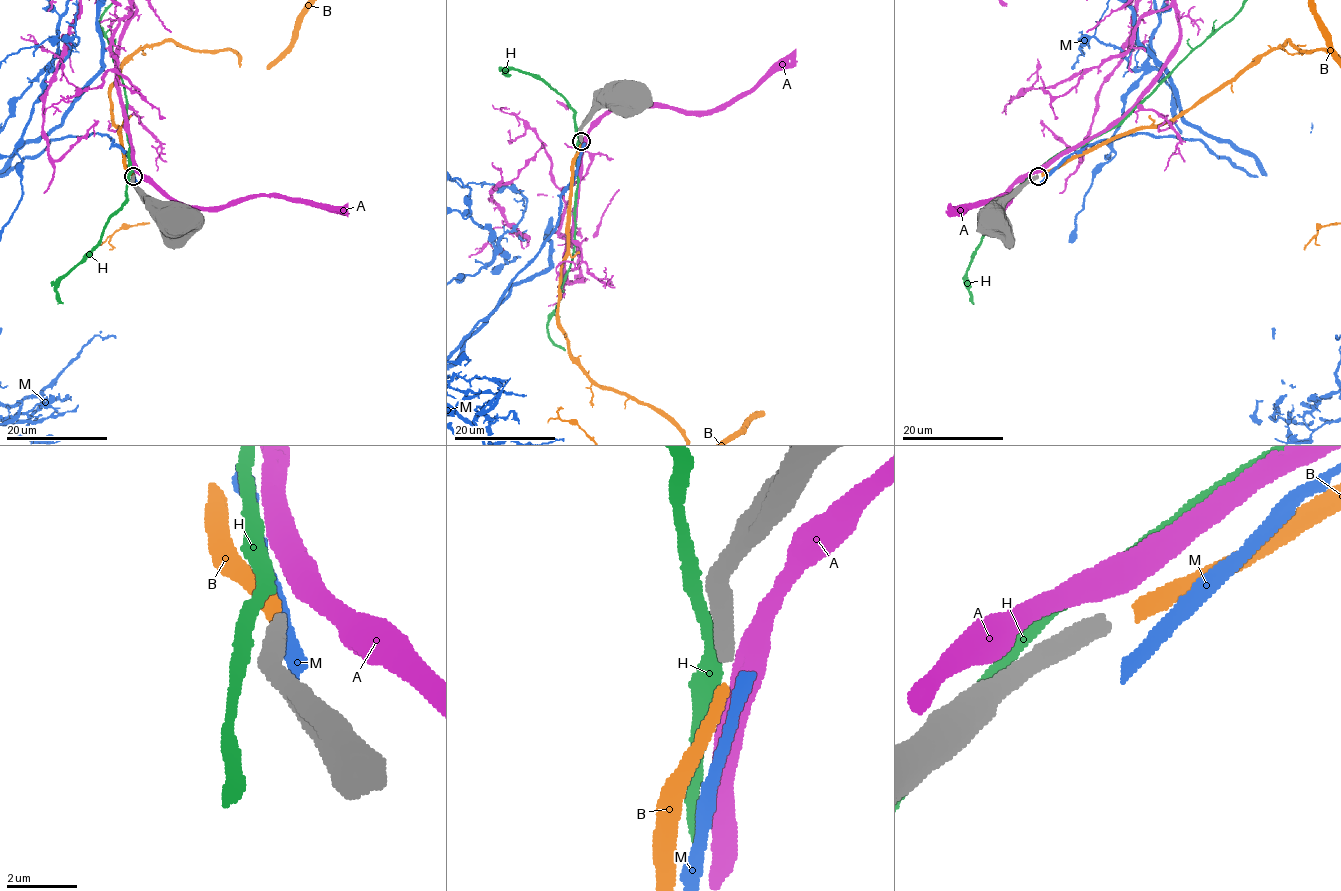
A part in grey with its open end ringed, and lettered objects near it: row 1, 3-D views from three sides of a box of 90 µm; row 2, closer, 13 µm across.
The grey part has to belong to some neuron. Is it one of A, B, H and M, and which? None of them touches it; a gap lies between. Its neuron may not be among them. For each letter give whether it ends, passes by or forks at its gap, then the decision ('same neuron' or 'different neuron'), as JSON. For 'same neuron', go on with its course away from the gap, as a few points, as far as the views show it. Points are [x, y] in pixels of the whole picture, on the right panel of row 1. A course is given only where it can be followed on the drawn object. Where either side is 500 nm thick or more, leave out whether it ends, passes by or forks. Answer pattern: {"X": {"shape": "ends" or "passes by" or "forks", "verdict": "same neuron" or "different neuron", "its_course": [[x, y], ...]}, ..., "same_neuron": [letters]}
{"A": {"verdict": "different neuron"}, "B": {"shape": "ends", "verdict": "same neuron"}, "H": {"shape": "passes by", "verdict": "different neuron"}, "M": {"verdict": "different neuron"}, "same_neuron": ["B"]}

